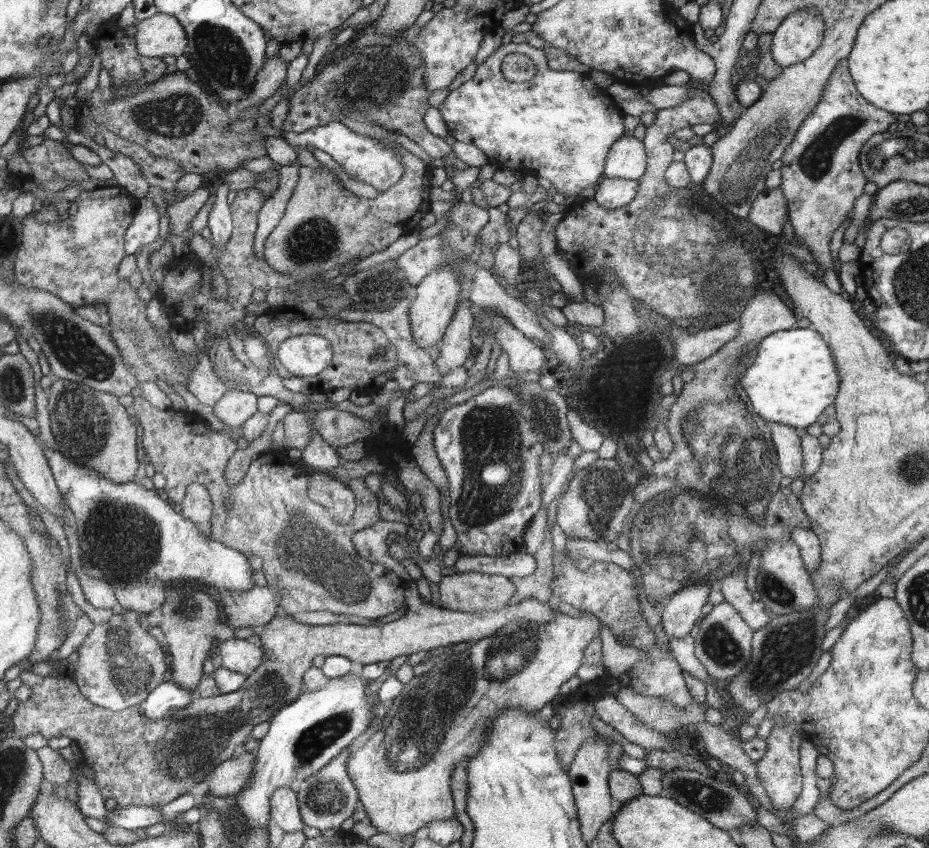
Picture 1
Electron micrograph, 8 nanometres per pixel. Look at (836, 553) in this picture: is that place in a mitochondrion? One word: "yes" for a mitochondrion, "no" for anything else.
no

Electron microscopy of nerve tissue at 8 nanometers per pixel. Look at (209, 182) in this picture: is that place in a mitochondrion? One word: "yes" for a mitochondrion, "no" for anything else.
no

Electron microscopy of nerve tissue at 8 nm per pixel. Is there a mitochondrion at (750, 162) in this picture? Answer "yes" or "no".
yes

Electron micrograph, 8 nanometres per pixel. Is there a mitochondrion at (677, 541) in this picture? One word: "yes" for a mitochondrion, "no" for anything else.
yes

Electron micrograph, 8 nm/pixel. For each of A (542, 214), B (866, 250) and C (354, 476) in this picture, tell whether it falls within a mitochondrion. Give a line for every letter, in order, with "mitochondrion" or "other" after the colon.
A: other
B: other
C: other

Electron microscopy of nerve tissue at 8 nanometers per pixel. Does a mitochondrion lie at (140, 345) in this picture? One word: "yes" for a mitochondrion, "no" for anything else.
yes

